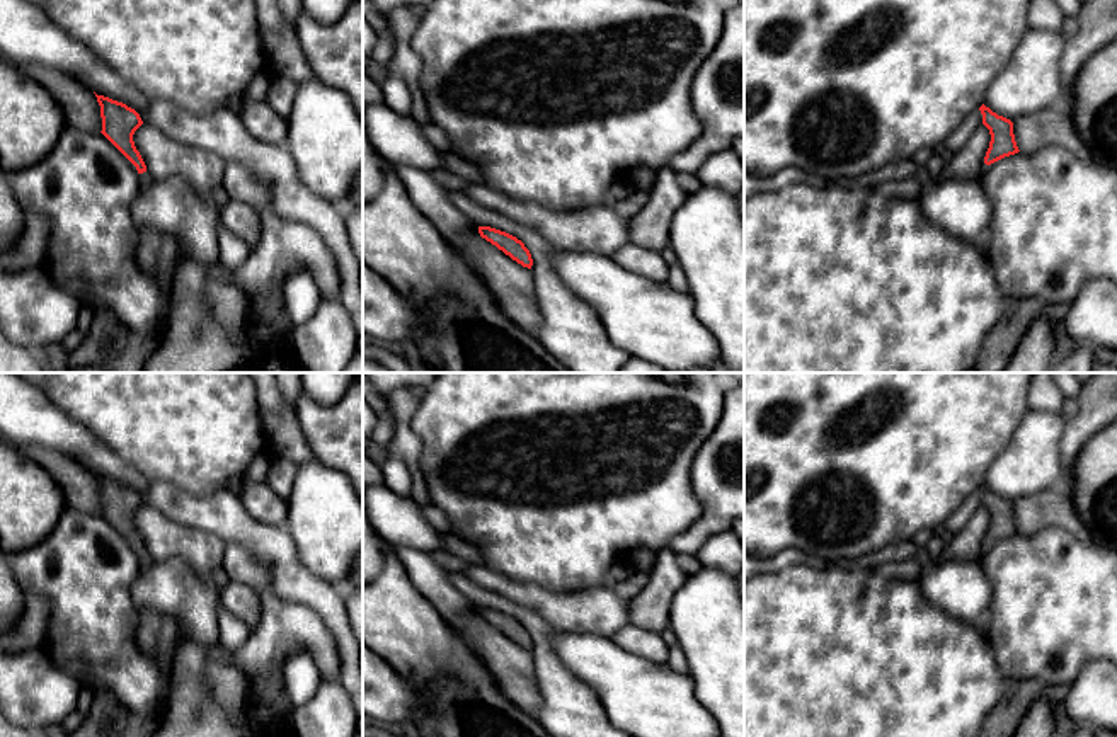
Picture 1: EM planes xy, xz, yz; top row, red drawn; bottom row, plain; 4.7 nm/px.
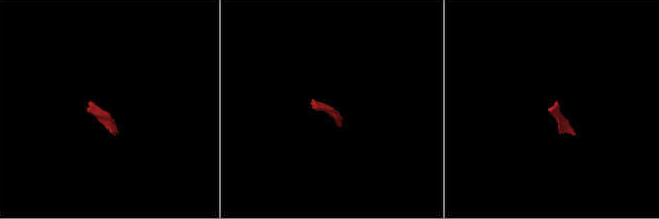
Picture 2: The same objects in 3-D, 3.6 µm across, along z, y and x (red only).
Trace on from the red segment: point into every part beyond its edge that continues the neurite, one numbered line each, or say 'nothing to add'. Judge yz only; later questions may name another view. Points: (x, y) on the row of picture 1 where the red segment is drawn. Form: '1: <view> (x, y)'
nothing to add

